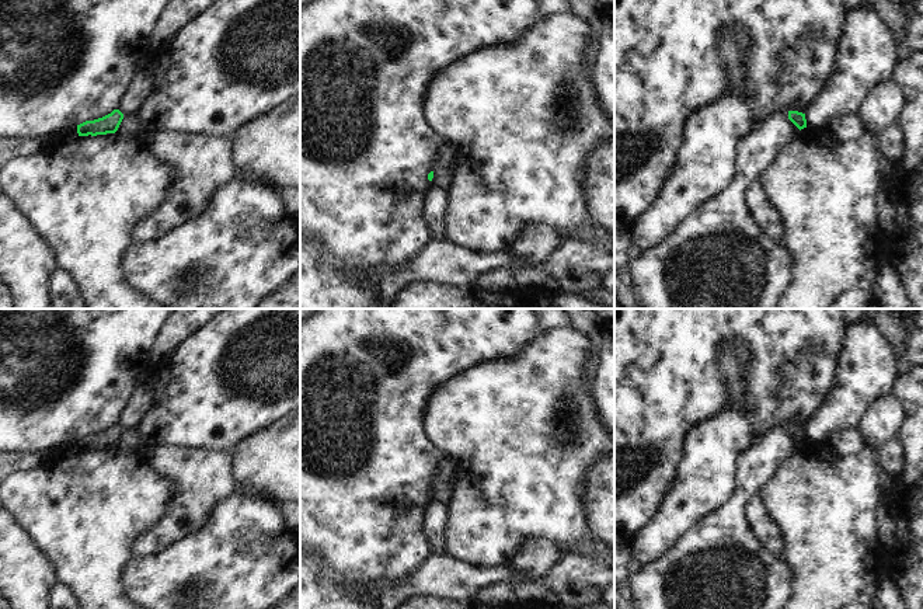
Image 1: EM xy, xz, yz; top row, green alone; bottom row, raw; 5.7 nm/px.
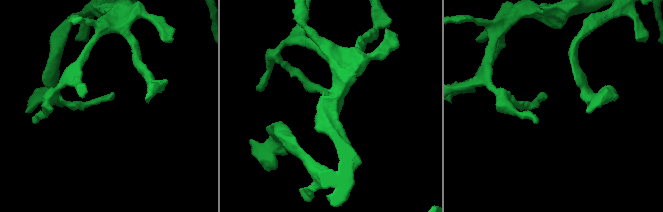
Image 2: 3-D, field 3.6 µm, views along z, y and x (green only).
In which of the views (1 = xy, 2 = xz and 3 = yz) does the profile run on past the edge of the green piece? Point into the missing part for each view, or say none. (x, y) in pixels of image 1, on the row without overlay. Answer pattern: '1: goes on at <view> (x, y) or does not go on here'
1: does not go on here
2: does not go on here
3: does not go on here

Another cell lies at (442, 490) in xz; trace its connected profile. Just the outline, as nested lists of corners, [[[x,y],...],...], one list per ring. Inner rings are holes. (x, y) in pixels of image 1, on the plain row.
[[[438,480],[433,484],[432,498],[433,498],[433,501],[447,505],[449,501],[452,500],[452,493],[453,493],[453,483],[452,481]]]

